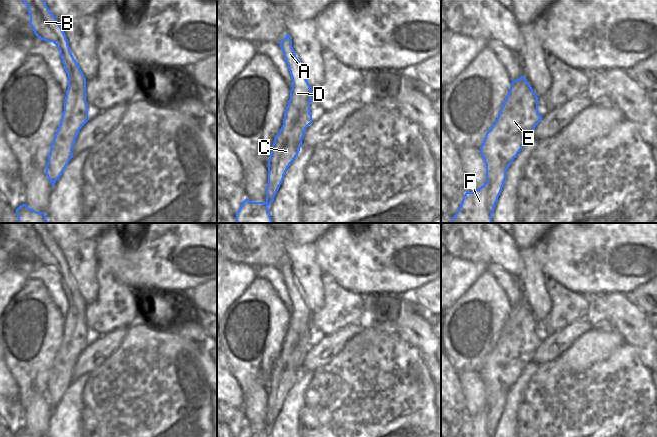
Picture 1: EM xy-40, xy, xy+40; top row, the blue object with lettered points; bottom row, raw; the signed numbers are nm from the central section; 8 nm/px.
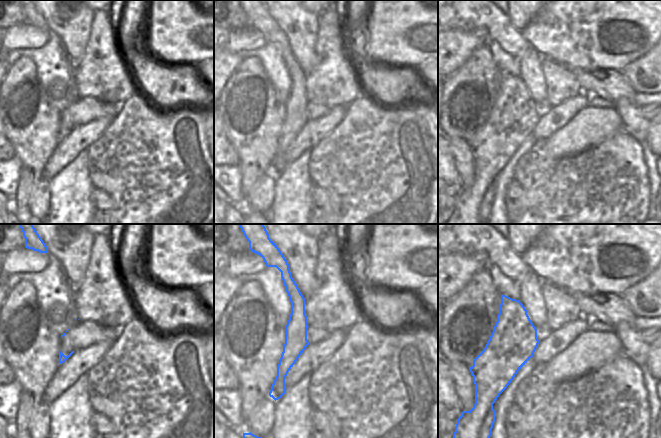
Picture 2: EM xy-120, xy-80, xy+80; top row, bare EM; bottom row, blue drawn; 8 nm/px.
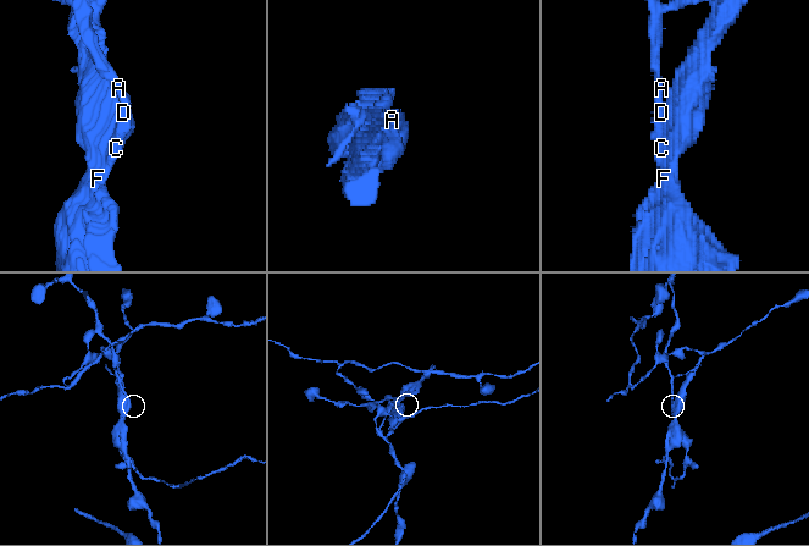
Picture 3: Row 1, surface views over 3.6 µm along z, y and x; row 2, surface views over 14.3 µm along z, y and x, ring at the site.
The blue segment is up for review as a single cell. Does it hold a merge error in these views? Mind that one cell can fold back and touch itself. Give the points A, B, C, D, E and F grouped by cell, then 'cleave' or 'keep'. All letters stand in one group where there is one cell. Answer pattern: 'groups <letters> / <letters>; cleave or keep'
groups A B C D / E F; cleave

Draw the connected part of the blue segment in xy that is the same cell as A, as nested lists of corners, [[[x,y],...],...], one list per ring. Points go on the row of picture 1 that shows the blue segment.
[[[290,35],[280,41],[292,77],[292,89],[288,104],[288,117],[283,122],[284,129],[276,143],[274,155],[270,161],[268,185],[266,187],[266,204],[269,206],[284,179],[288,167],[292,164],[302,146],[304,132],[308,126],[312,89],[306,79],[304,69],[296,57]]]

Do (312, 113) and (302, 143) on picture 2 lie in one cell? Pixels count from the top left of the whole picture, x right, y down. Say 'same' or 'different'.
different

